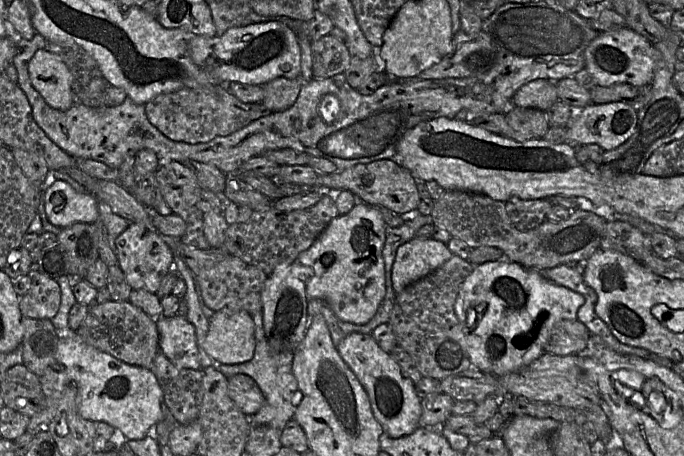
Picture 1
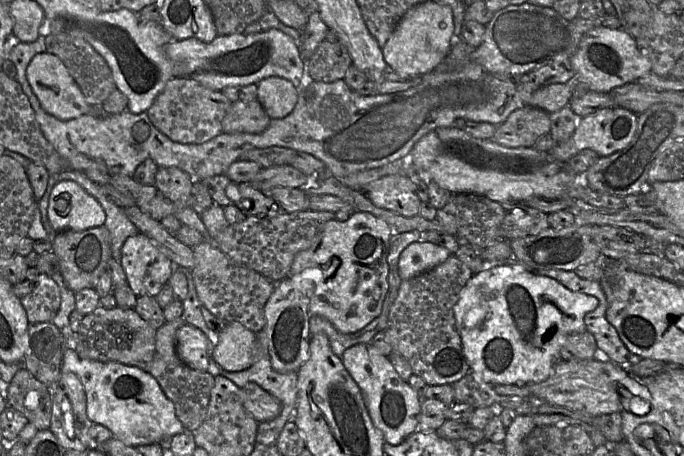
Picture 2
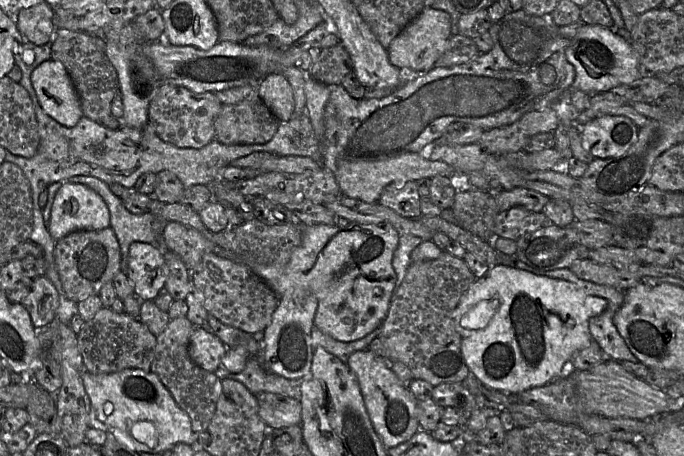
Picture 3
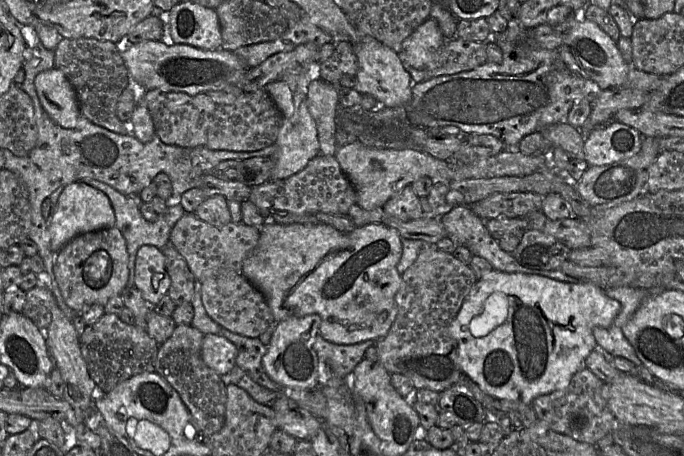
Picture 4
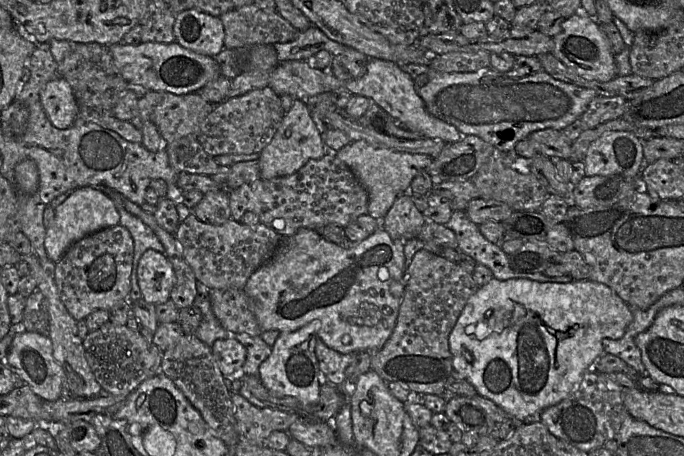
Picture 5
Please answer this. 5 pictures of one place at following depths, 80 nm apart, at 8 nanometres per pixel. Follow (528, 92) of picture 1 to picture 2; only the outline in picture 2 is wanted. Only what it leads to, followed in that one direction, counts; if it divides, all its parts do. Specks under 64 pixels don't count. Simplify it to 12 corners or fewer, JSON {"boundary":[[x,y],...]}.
{"boundary":[[577,81],[537,89],[529,106],[552,113],[569,106]]}

